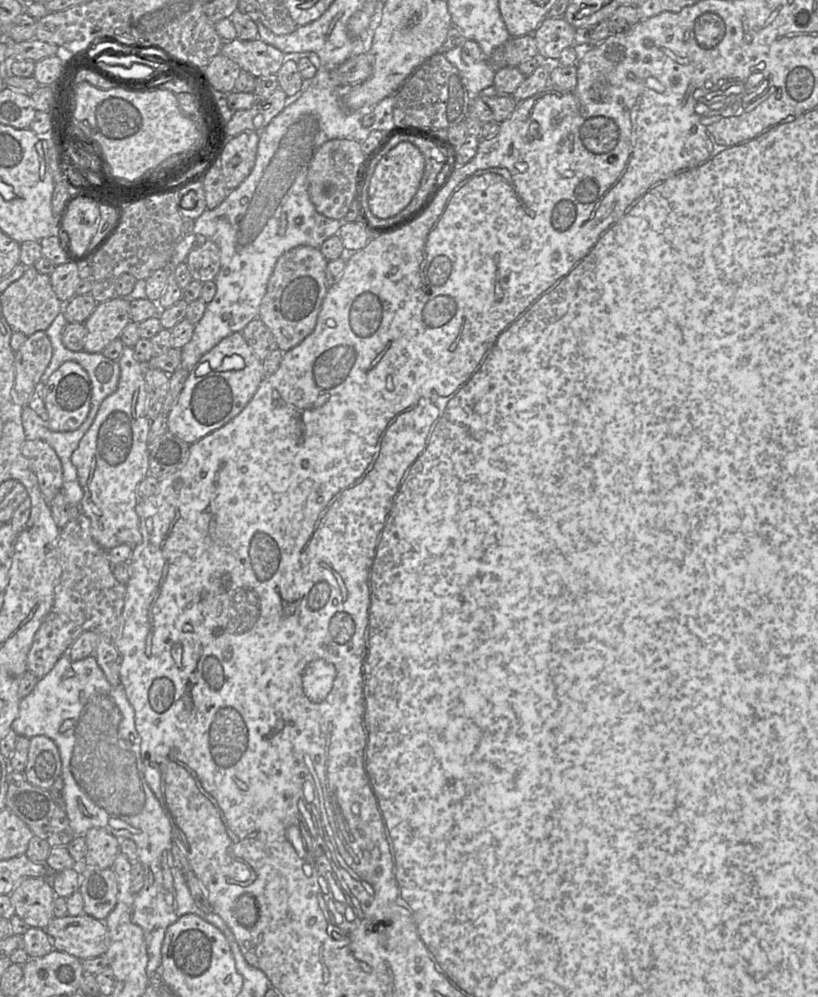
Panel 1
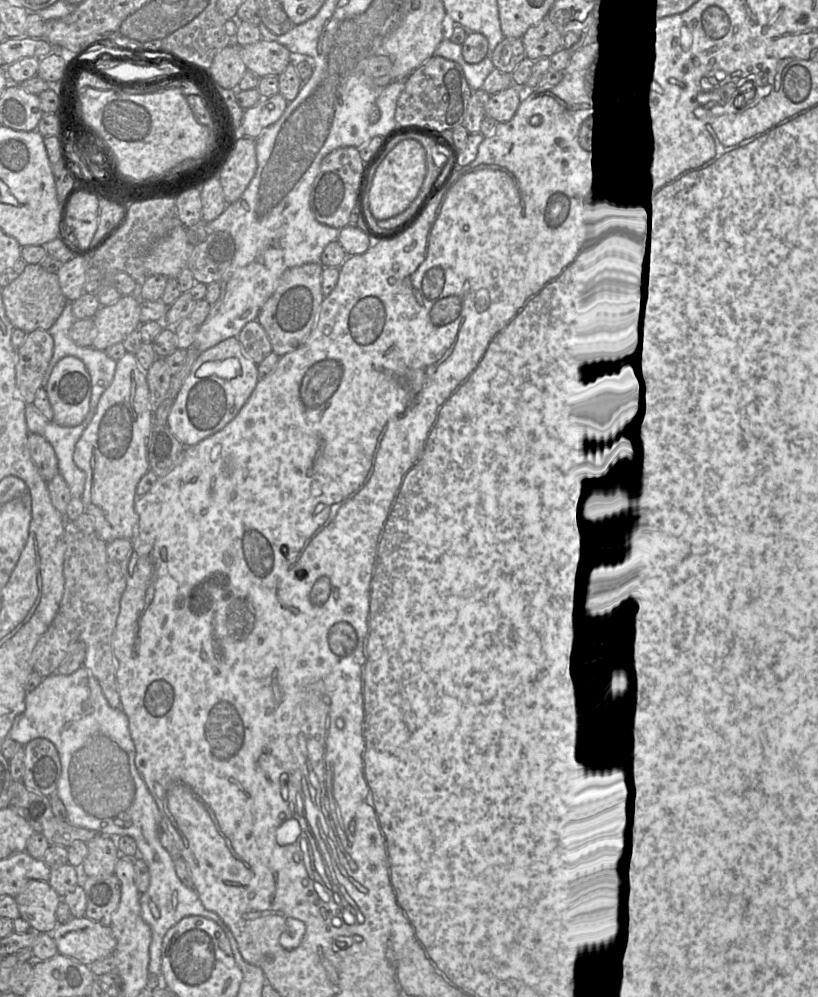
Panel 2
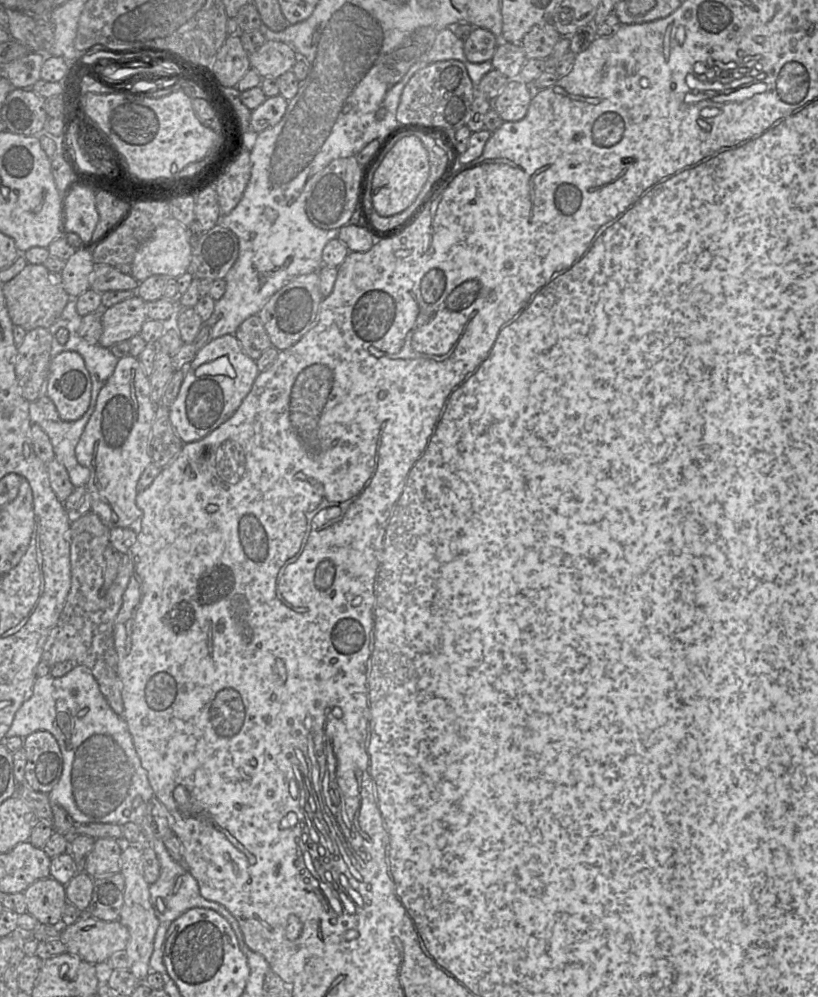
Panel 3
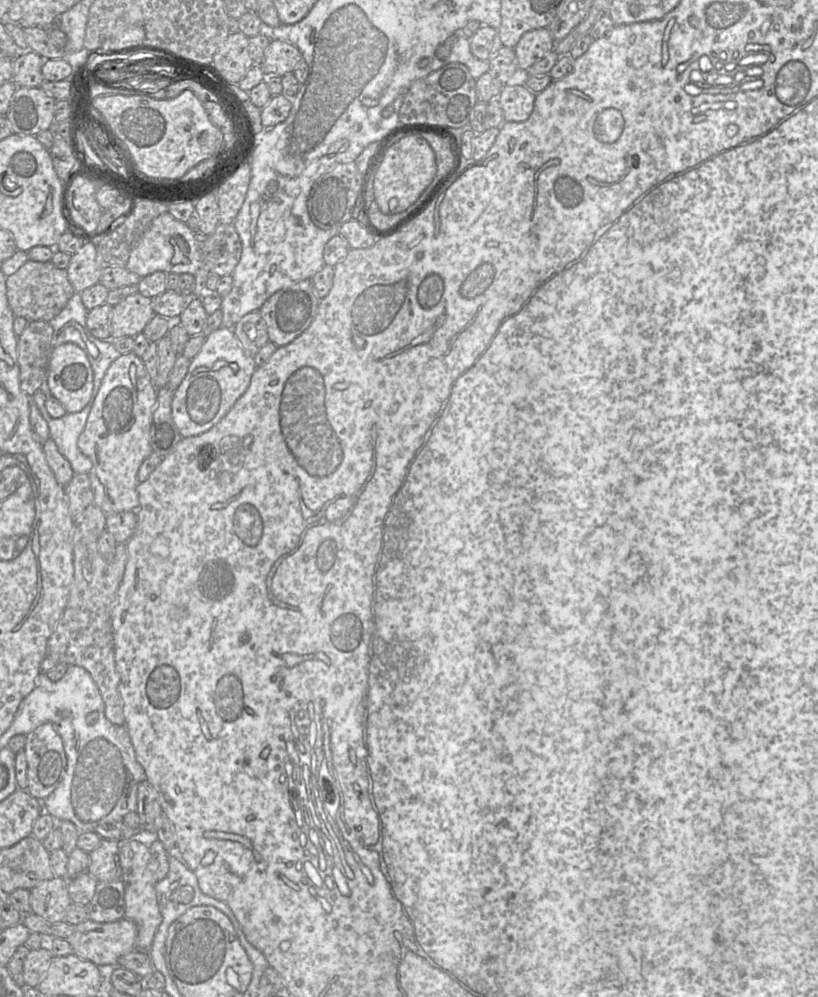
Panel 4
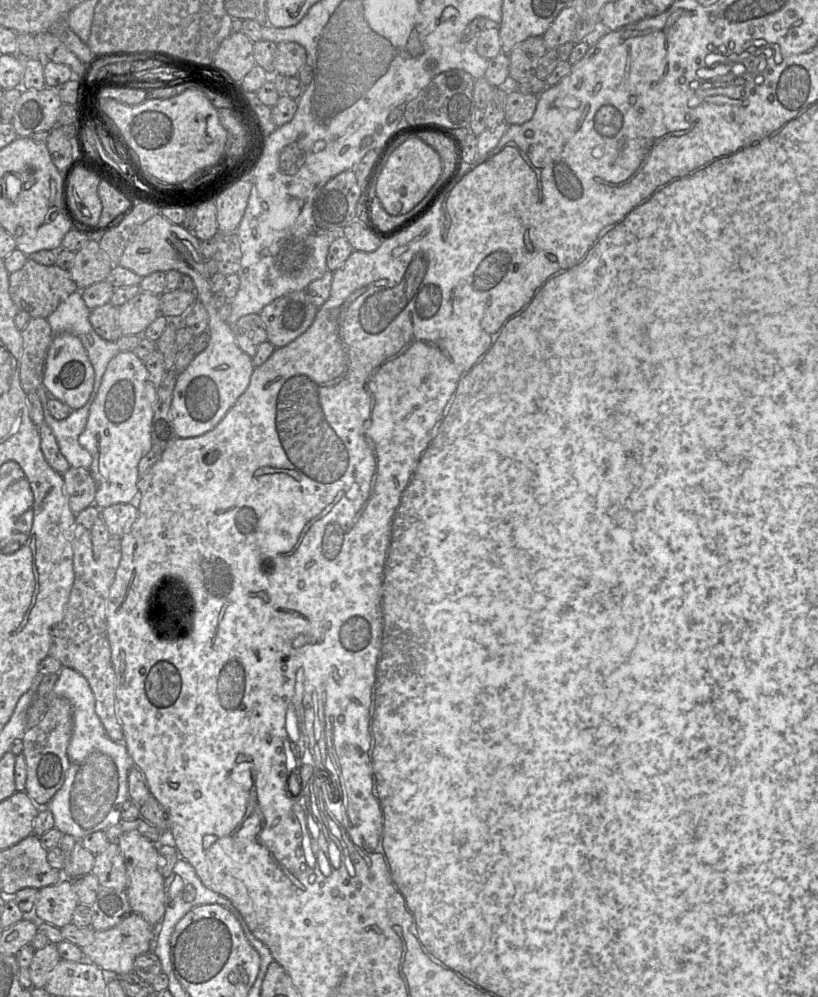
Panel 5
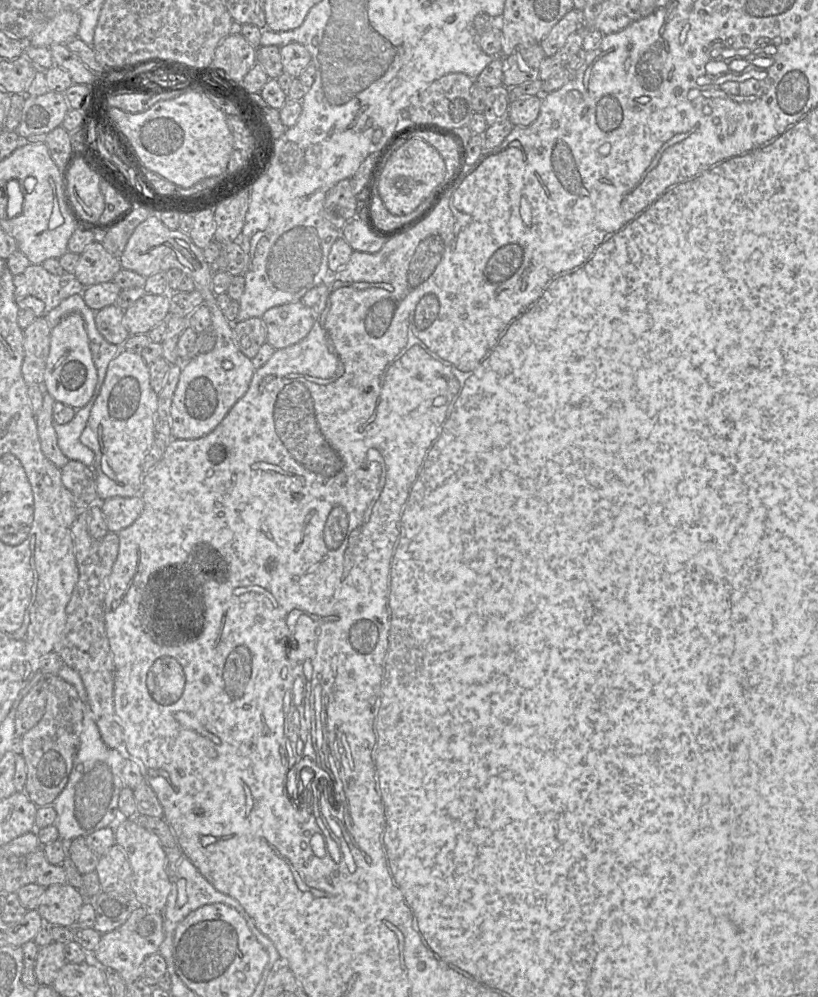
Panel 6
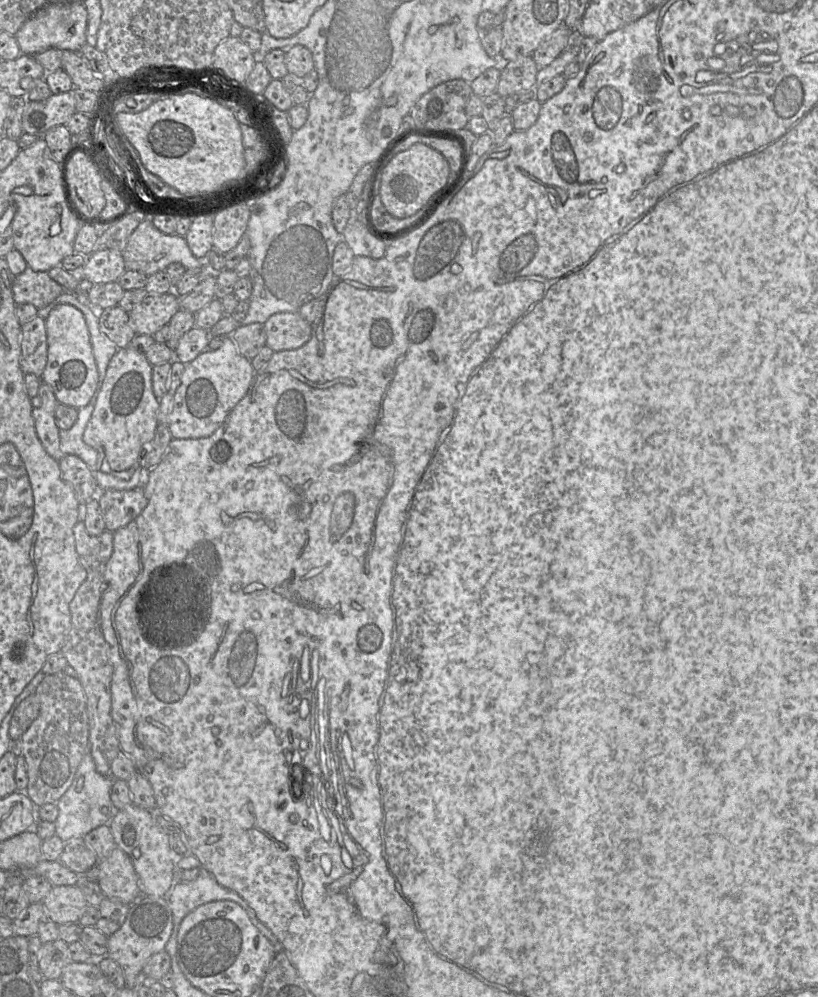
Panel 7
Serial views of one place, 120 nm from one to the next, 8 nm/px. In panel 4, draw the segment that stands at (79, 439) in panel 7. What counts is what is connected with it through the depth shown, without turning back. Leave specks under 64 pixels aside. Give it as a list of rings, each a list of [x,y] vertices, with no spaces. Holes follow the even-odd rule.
[[[37,391],[30,397],[48,425],[49,438],[54,441],[58,451],[69,461],[74,474],[88,474],[92,468],[91,460],[79,450],[77,442],[92,408],[90,405],[93,396],[81,411],[66,412],[61,418],[52,418],[48,414],[45,407],[46,395],[42,391]]]

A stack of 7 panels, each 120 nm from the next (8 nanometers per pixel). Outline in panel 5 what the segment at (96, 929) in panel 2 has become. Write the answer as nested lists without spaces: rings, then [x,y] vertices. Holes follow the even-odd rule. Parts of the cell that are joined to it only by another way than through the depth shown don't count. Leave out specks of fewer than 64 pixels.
[[[131,913],[117,926],[94,932],[91,944],[82,947],[84,959],[91,961],[103,971],[123,975],[133,971],[137,956],[152,951],[155,942],[155,928],[136,913]]]

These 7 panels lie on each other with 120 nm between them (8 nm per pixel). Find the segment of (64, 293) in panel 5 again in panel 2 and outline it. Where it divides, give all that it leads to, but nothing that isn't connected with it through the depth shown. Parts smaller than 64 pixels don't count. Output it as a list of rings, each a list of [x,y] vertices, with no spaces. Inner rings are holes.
[[[27,264],[23,272],[10,284],[2,287],[1,291],[5,314],[13,325],[13,329],[18,328],[25,333],[32,332],[36,329],[49,330],[69,302],[61,291],[58,275],[48,272],[40,264]]]

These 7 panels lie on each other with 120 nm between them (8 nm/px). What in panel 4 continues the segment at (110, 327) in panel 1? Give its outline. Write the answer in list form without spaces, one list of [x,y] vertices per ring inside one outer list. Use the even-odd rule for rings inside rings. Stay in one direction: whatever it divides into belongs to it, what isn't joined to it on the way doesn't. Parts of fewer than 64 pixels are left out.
[[[139,292],[126,297],[112,309],[111,339],[141,334],[154,314],[151,298]]]

